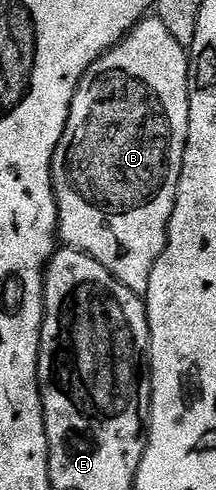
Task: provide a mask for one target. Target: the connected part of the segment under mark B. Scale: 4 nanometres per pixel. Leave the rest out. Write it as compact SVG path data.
M157 18L141 20L132 31L88 66L88 70L80 78L76 86L76 94L70 103L70 113L64 134L54 151L54 160L50 163L50 177L54 180L54 197L58 207L58 231L61 243L67 248L88 254L104 266L128 290L144 294L148 290L148 278L160 258L166 245L166 231L172 218L172 210L176 206L176 190L180 182L180 170L184 162L184 150L188 138L188 106L190 105L190 57L187 49L172 38L172 34L164 27L164 22Z

